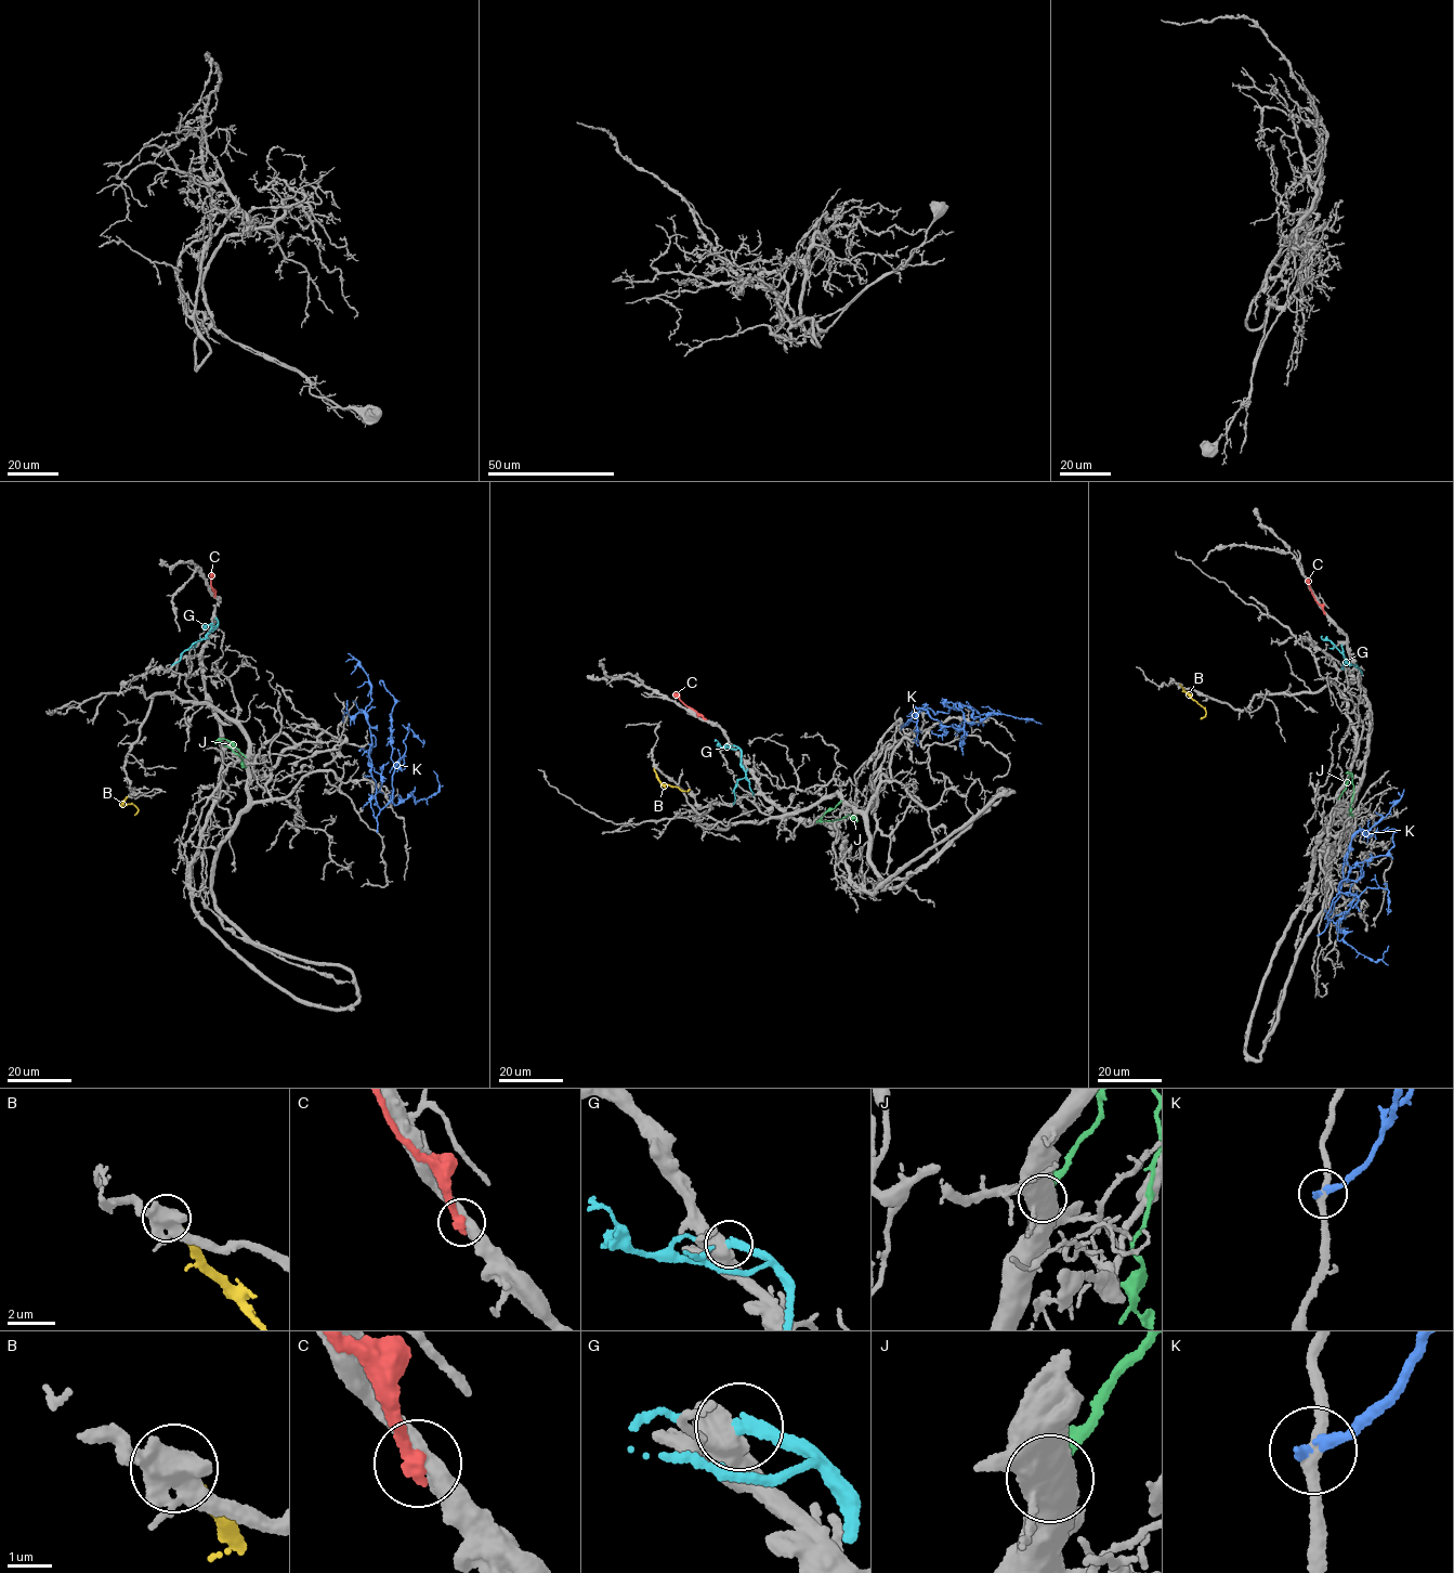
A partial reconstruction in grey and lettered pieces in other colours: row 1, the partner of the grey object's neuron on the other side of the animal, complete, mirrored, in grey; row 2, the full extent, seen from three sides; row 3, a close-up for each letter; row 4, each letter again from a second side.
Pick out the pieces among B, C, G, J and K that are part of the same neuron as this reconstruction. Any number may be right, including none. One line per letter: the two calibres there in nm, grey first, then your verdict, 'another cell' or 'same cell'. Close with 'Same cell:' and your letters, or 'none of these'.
B: 480 nm thick on the grey side, 200 nm on the other; same cell
C: 420 nm thick on the grey side, 380 nm on the other; another cell
G: 500 nm thick on the grey side, 280 nm on the other; another cell
J: 550 nm thick on the grey side, 200 nm on the other; another cell
K: 280 nm thick on the grey side, 240 nm on the other; another cell
Same cell: B

